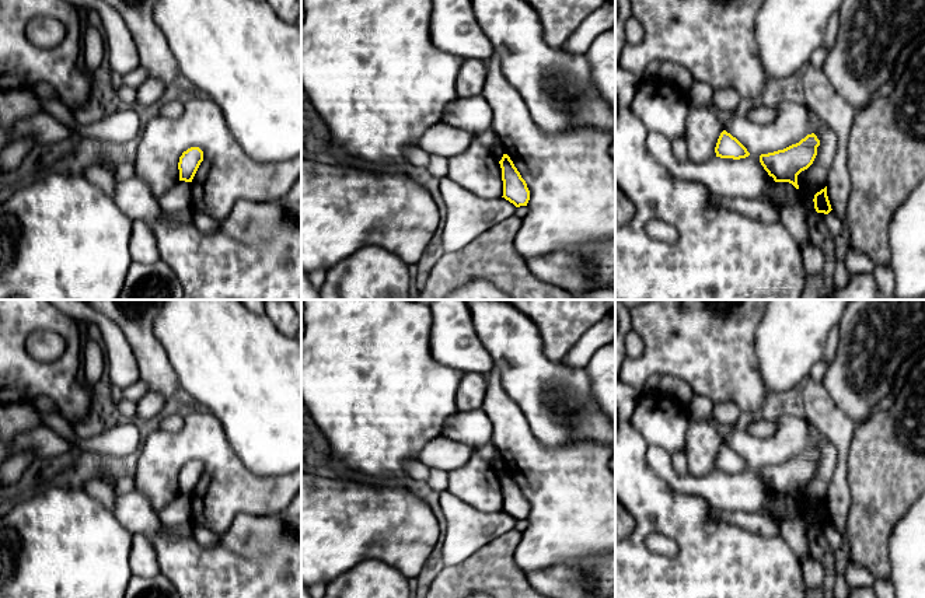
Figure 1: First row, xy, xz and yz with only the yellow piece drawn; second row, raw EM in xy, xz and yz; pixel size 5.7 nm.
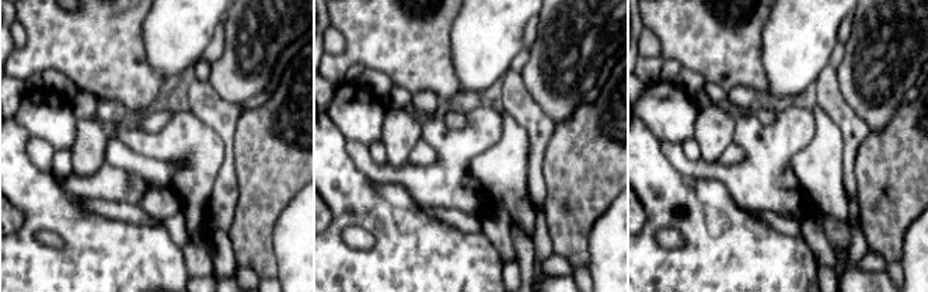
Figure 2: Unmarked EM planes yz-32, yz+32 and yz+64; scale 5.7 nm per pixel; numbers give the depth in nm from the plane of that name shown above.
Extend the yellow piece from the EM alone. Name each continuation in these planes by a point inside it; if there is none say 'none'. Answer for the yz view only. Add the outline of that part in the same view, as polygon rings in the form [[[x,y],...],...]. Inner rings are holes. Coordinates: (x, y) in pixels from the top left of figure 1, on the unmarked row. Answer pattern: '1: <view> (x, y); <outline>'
1: yz (833, 537); [[[832,524],[828,528],[824,527],[820,528],[823,529],[827,542],[830,543],[830,546],[834,549],[835,553],[834,576],[835,578],[837,577],[844,578],[849,560],[842,548],[841,534],[834,528]]]

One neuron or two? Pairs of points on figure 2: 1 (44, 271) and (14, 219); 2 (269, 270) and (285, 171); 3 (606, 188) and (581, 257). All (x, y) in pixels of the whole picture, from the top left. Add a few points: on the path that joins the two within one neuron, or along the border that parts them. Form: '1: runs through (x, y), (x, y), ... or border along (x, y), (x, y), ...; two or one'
1: border along (14, 204), (24, 214), (24, 222), (14, 232); two
2: runs through (262, 246), (262, 195); one
3: runs through (589, 205), (579, 215), (579, 240); one

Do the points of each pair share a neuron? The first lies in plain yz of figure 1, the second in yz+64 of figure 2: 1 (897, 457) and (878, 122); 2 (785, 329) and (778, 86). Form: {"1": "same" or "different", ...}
{"1": "different", "2": "same"}

